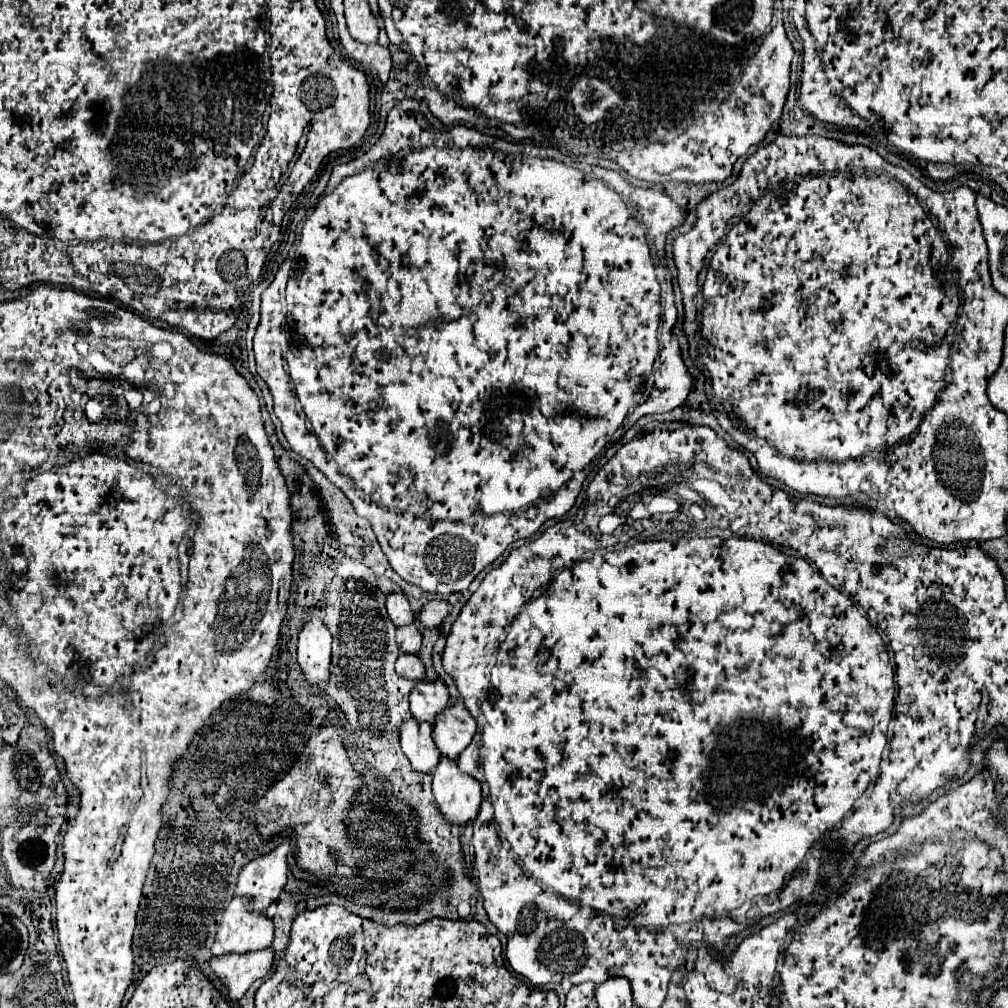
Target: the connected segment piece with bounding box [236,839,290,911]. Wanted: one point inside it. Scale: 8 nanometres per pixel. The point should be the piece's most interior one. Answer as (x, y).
(265, 877)

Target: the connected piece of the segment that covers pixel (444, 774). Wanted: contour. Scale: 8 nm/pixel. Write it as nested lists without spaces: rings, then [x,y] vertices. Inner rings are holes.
[[[442,761],[432,773],[432,791],[444,821],[452,827],[466,827],[480,811],[482,789],[480,783],[464,775],[456,761]]]

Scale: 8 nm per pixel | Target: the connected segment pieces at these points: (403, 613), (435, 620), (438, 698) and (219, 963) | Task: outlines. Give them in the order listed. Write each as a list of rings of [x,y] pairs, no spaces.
[[[390,593],[388,601],[386,601],[386,609],[388,609],[390,621],[396,627],[404,627],[404,625],[412,625],[414,623],[414,613],[412,613],[410,603],[408,603],[404,593]]]
[[[426,603],[420,611],[420,621],[424,627],[440,627],[444,617],[448,615],[450,607],[446,603]]]
[[[438,679],[434,683],[418,683],[410,693],[410,711],[418,723],[434,723],[448,707],[448,689]]]
[[[266,947],[252,953],[224,953],[212,957],[210,963],[216,975],[228,987],[230,999],[238,1001],[254,981],[264,979],[272,971],[274,959],[276,953]]]

